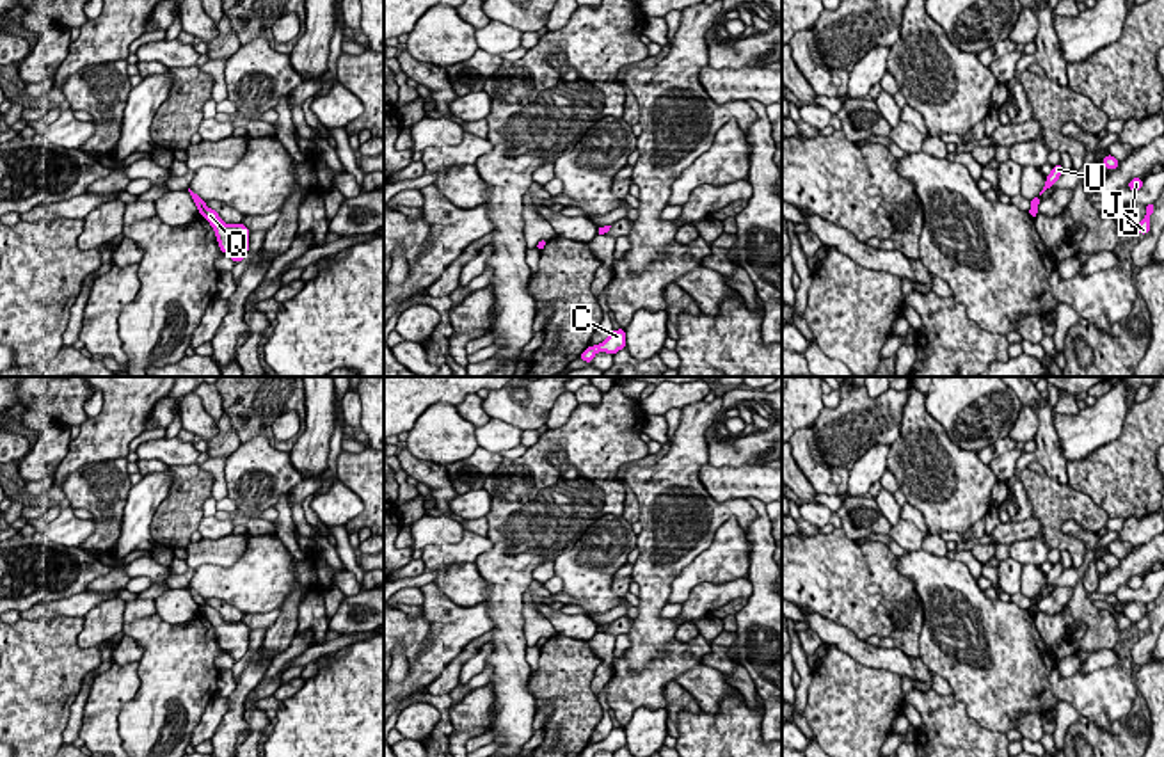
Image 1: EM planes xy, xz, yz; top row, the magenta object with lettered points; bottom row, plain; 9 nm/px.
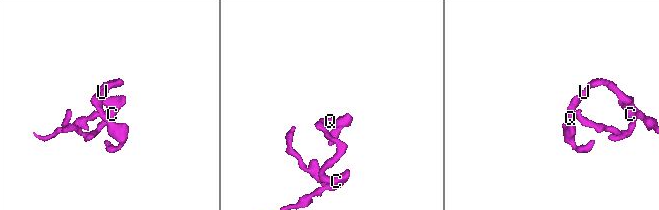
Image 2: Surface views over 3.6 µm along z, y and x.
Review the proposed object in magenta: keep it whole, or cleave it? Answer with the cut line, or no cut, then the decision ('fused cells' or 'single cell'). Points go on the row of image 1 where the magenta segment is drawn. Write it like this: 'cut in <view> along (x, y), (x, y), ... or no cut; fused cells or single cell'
cut in xy along (205, 207), (199, 214); fused cells

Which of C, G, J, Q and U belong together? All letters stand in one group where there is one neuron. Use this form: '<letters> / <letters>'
C G J U / Q

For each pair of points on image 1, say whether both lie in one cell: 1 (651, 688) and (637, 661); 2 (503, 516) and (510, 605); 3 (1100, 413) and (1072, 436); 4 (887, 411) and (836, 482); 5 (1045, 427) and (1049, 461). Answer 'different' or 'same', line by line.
1: different
2: same
3: same
4: same
5: same

